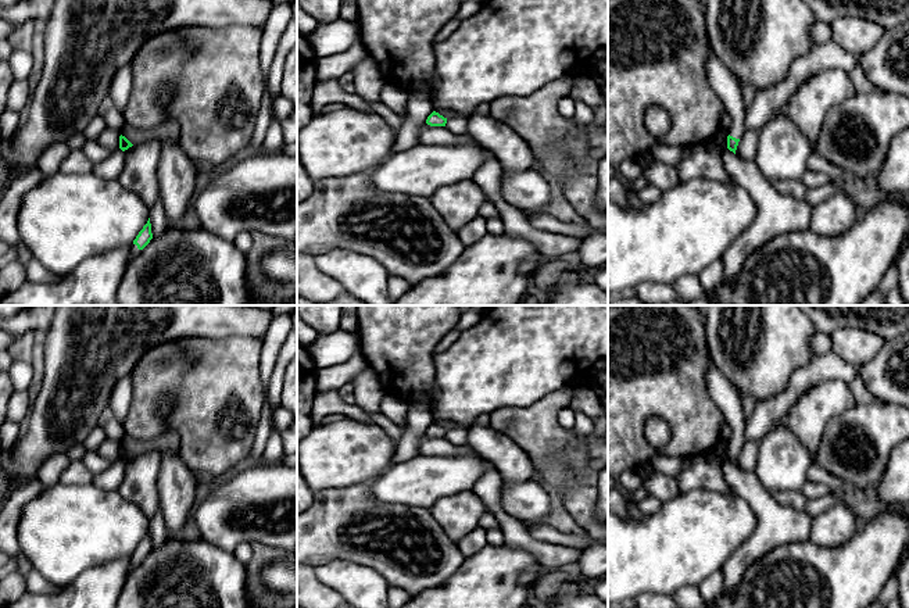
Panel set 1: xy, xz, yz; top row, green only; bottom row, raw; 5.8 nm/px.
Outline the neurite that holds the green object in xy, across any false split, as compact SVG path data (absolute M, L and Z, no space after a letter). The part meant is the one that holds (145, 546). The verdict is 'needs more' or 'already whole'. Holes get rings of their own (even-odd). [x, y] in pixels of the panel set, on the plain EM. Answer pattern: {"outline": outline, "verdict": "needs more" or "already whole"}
{"outline": "M150 529L143 540L139 543L133 554L130 555L130 565L128 568L126 576L140 565L140 562L150 554L153 550Z", "verdict": "needs more"}

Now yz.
{"outline": "M712 360L708 364L706 386L709 396L720 408L724 421L731 428L731 436L727 440L727 459L736 465L738 453L745 443L745 421L740 393L737 387L715 366Z", "verdict": "needs more"}

